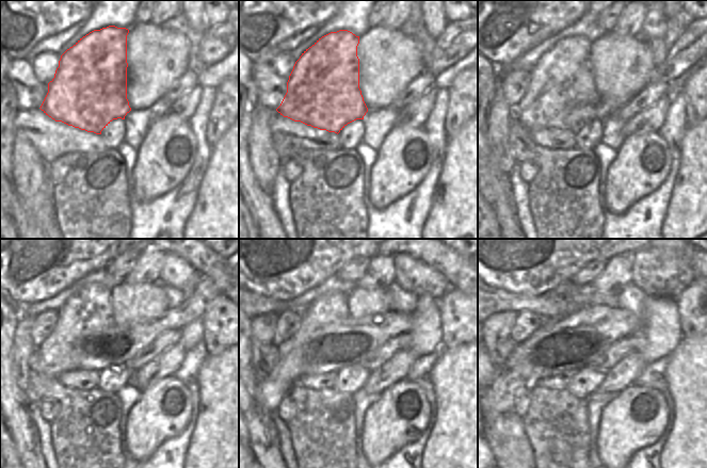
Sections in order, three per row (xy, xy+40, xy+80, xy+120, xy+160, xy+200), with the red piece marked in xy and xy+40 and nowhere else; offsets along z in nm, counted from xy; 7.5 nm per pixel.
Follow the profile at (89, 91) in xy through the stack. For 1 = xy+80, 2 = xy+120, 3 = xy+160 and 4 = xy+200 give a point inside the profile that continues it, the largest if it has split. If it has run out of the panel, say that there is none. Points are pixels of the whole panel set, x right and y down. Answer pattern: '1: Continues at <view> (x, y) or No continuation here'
1: Continues at xy+80 (562, 76)
2: Continues at xy+120 (87, 312)
3: Continues at xy+160 (327, 312)
4: Continues at xy+200 (499, 398).

